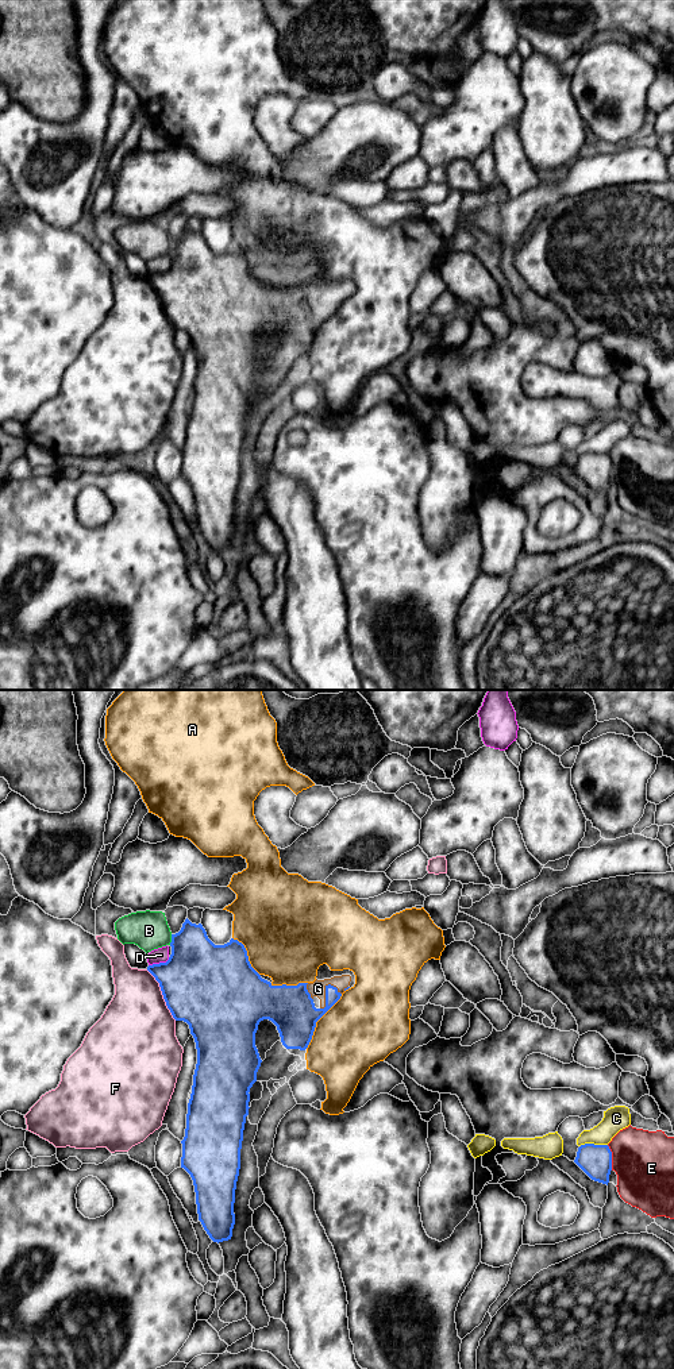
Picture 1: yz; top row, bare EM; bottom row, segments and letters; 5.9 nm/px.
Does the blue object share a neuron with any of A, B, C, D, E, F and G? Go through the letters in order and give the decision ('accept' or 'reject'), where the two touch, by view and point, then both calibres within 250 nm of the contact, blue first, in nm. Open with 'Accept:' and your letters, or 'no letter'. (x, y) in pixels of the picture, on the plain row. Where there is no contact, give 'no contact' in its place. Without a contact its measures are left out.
Accept: G
A: reject | yz (318, 328) | 280/420 nm
B: reject | yz (172, 249) | 380/220 nm
C: reject | yz (593, 452) | 190/150 nm
D: reject | yz (160, 272) | 440/90 nm
E: reject | yz (611, 466) | 190/360 nm
F: reject | yz (162, 303) | 500/420 nm
G: accept | yz (326, 305) | 280/100 nm

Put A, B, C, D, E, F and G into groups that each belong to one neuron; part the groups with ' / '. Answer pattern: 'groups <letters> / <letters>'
groups A / B / C / D / E / F / G

